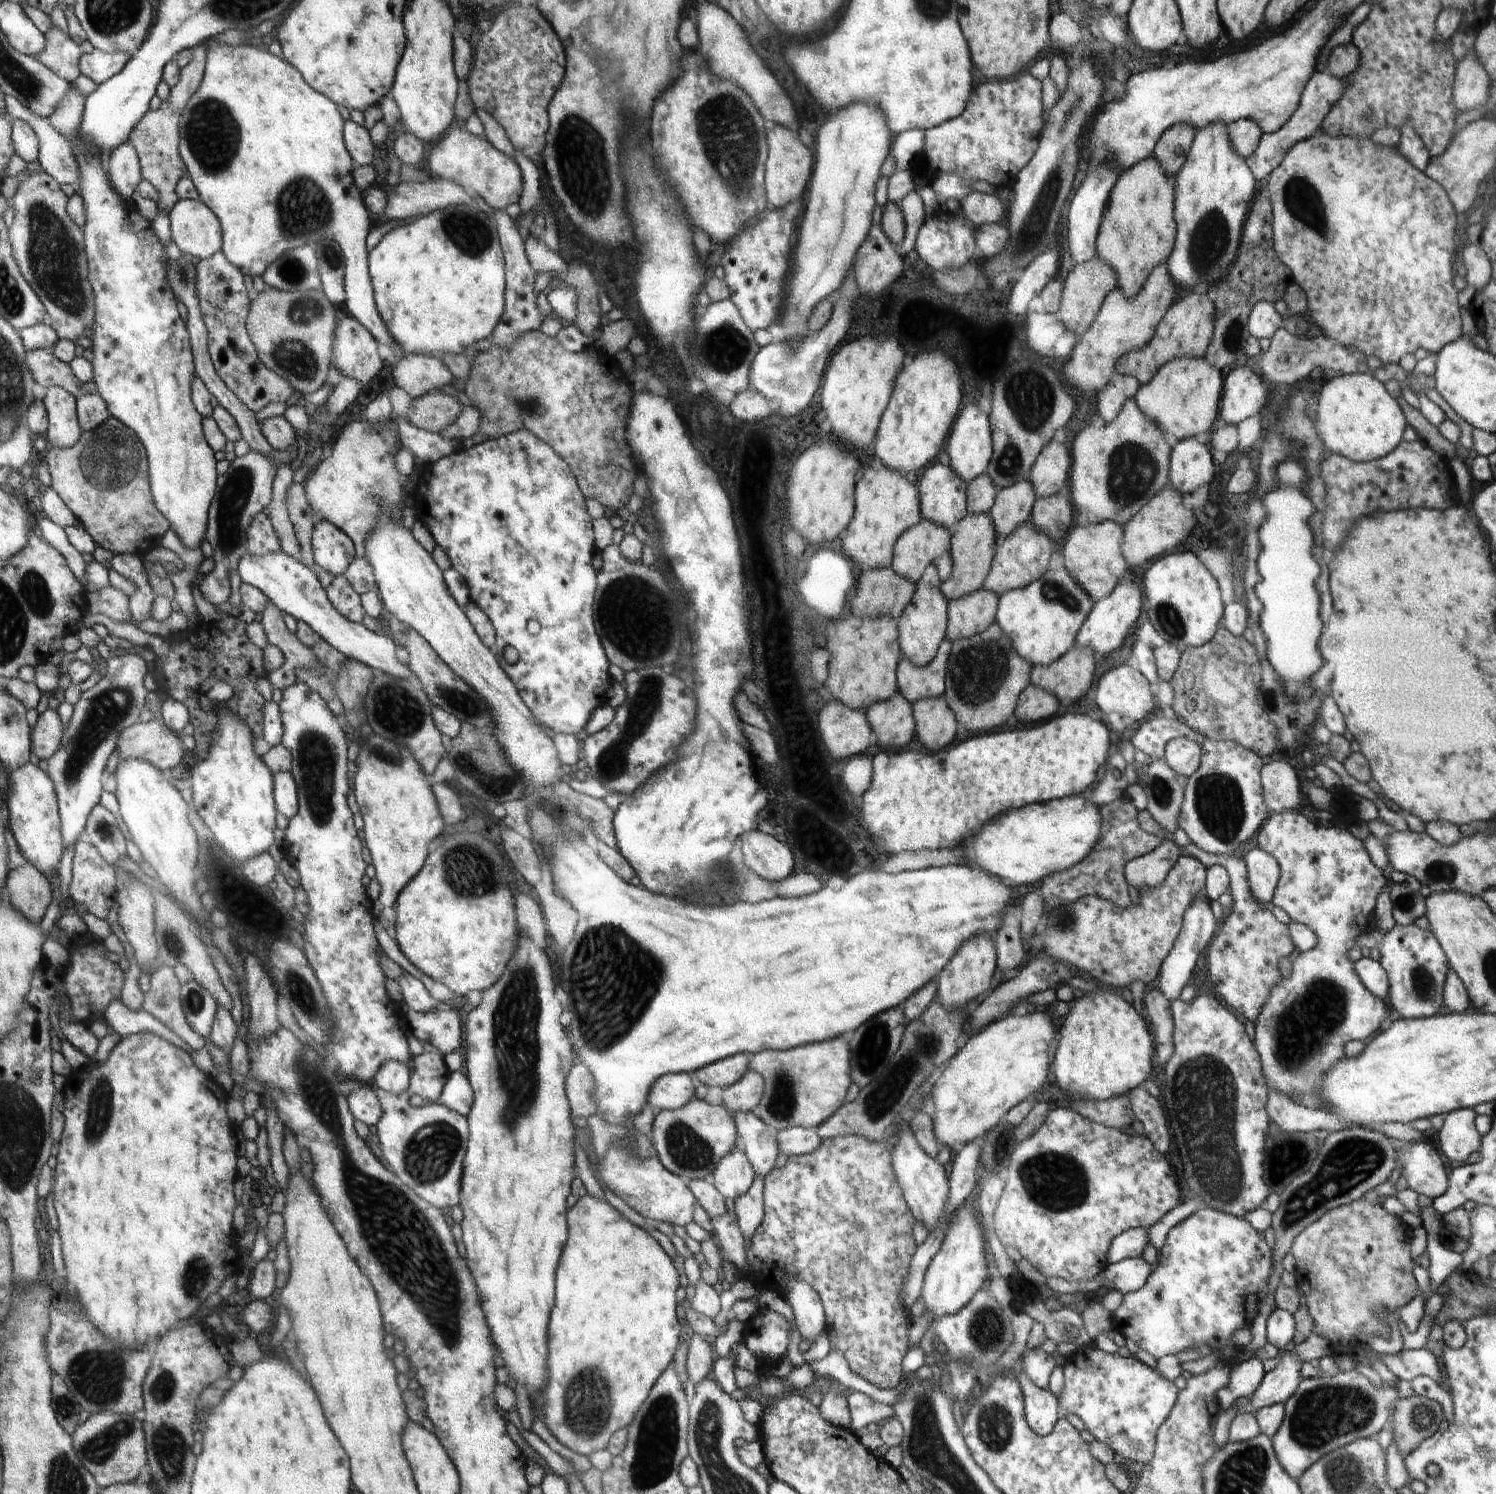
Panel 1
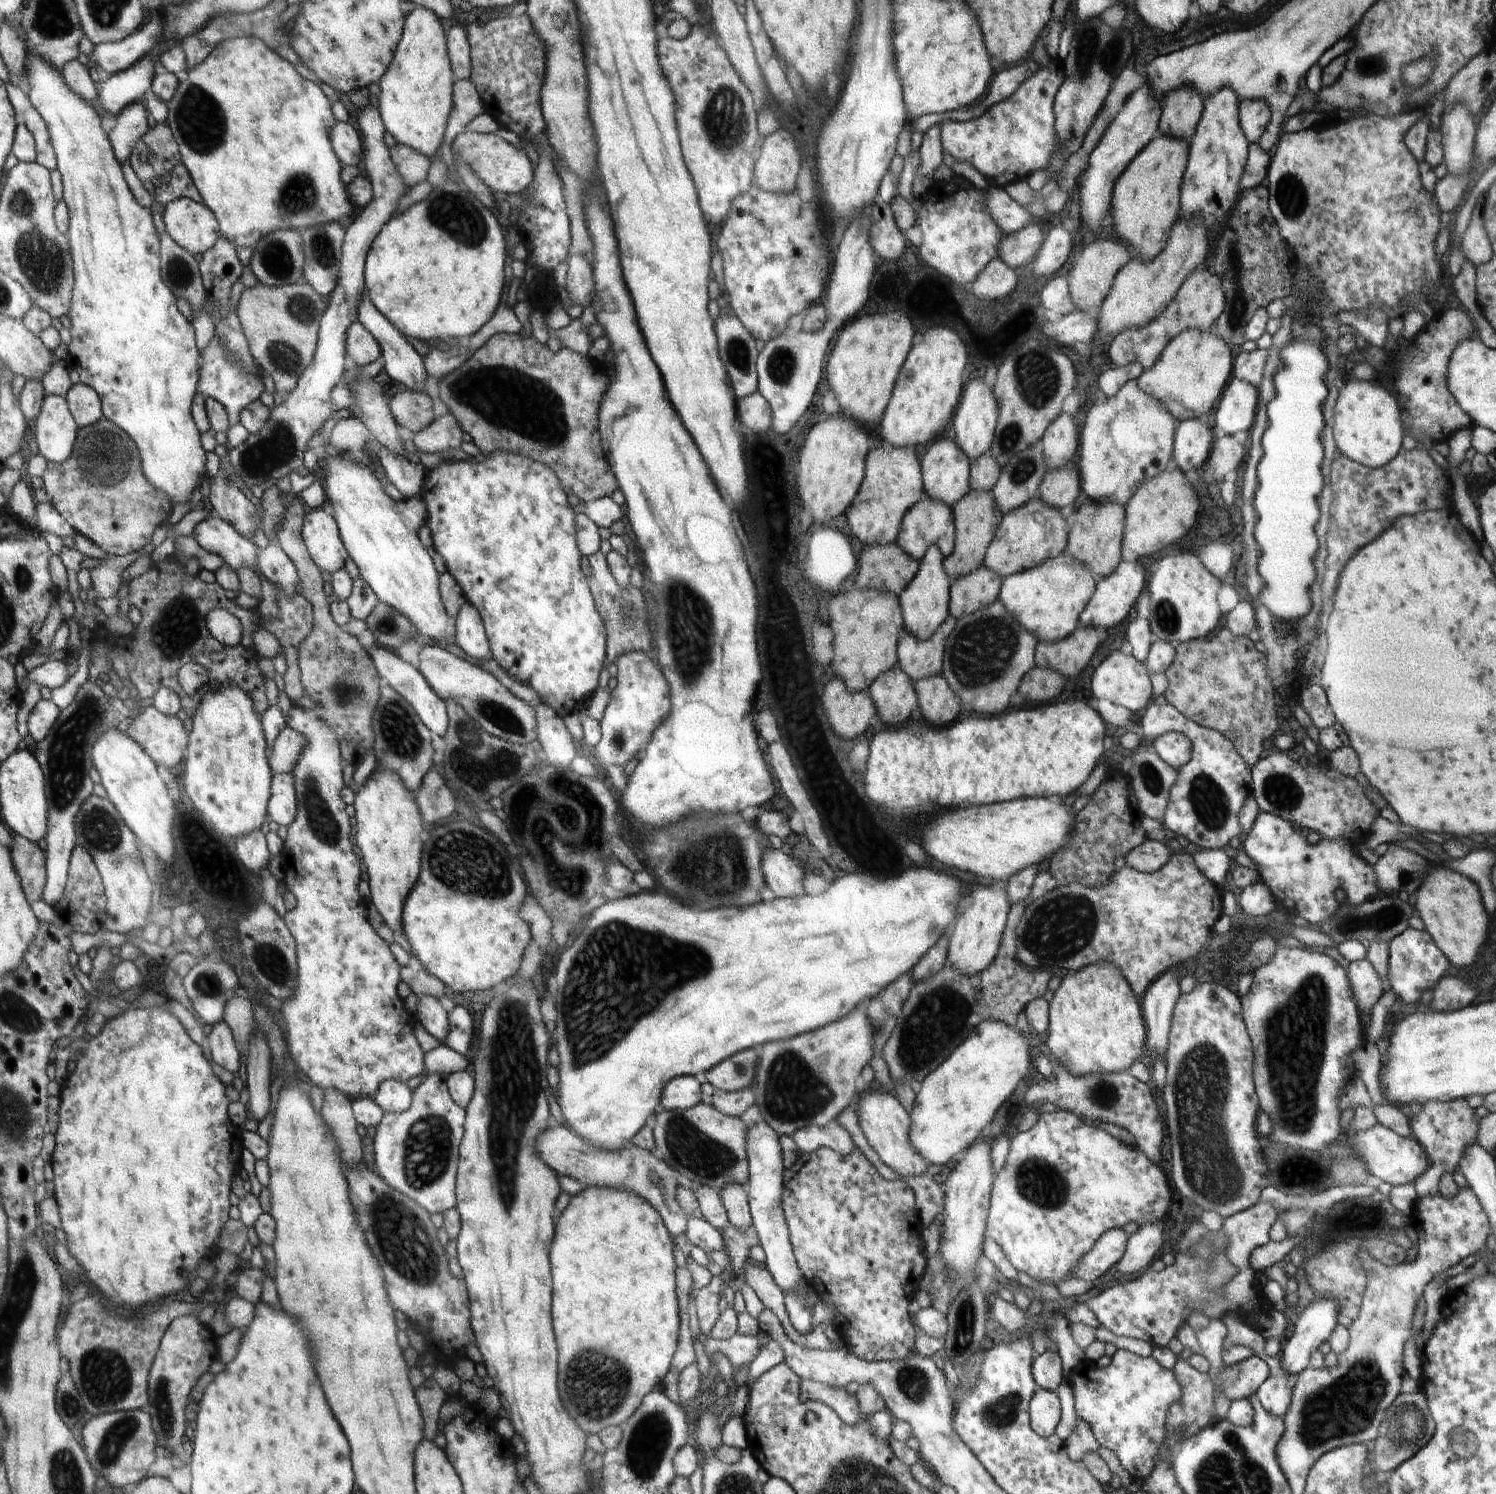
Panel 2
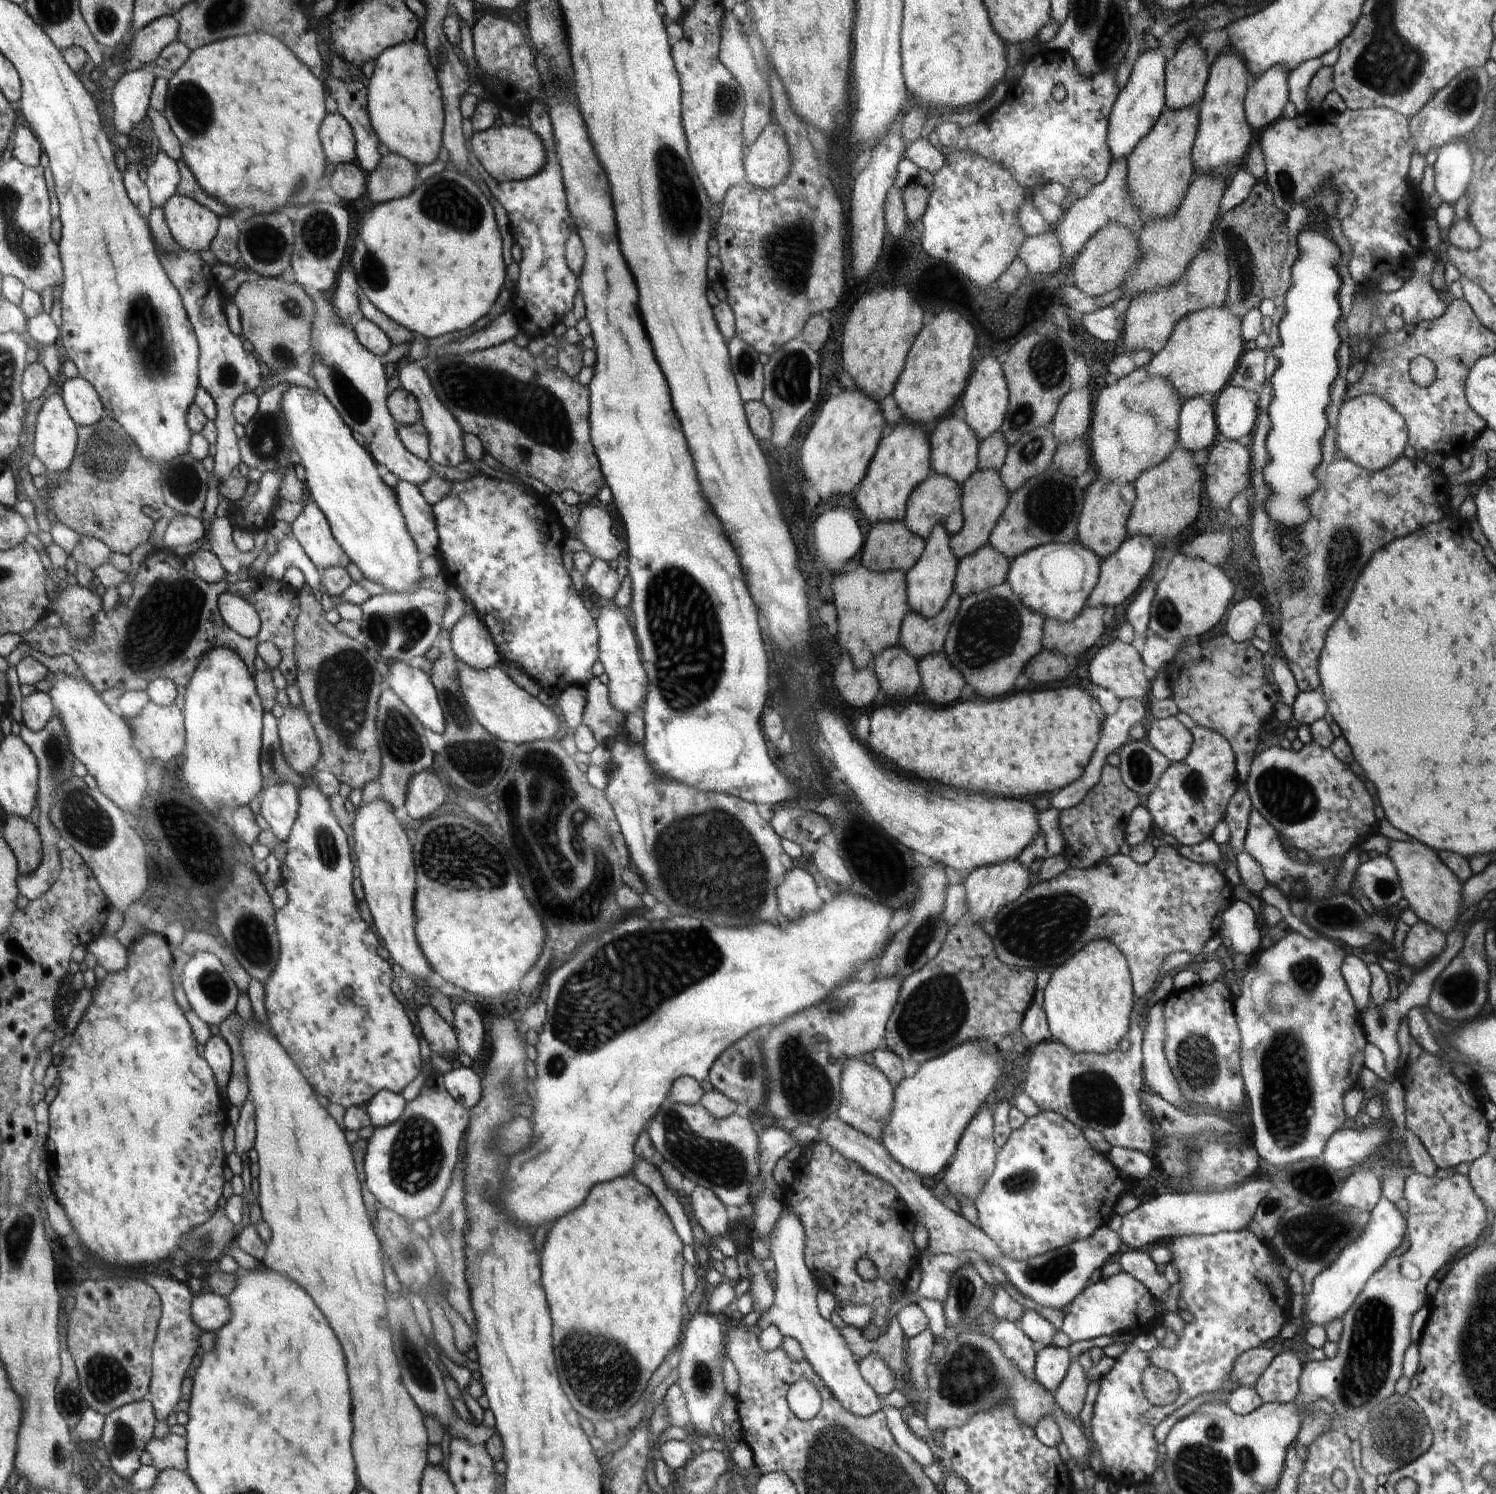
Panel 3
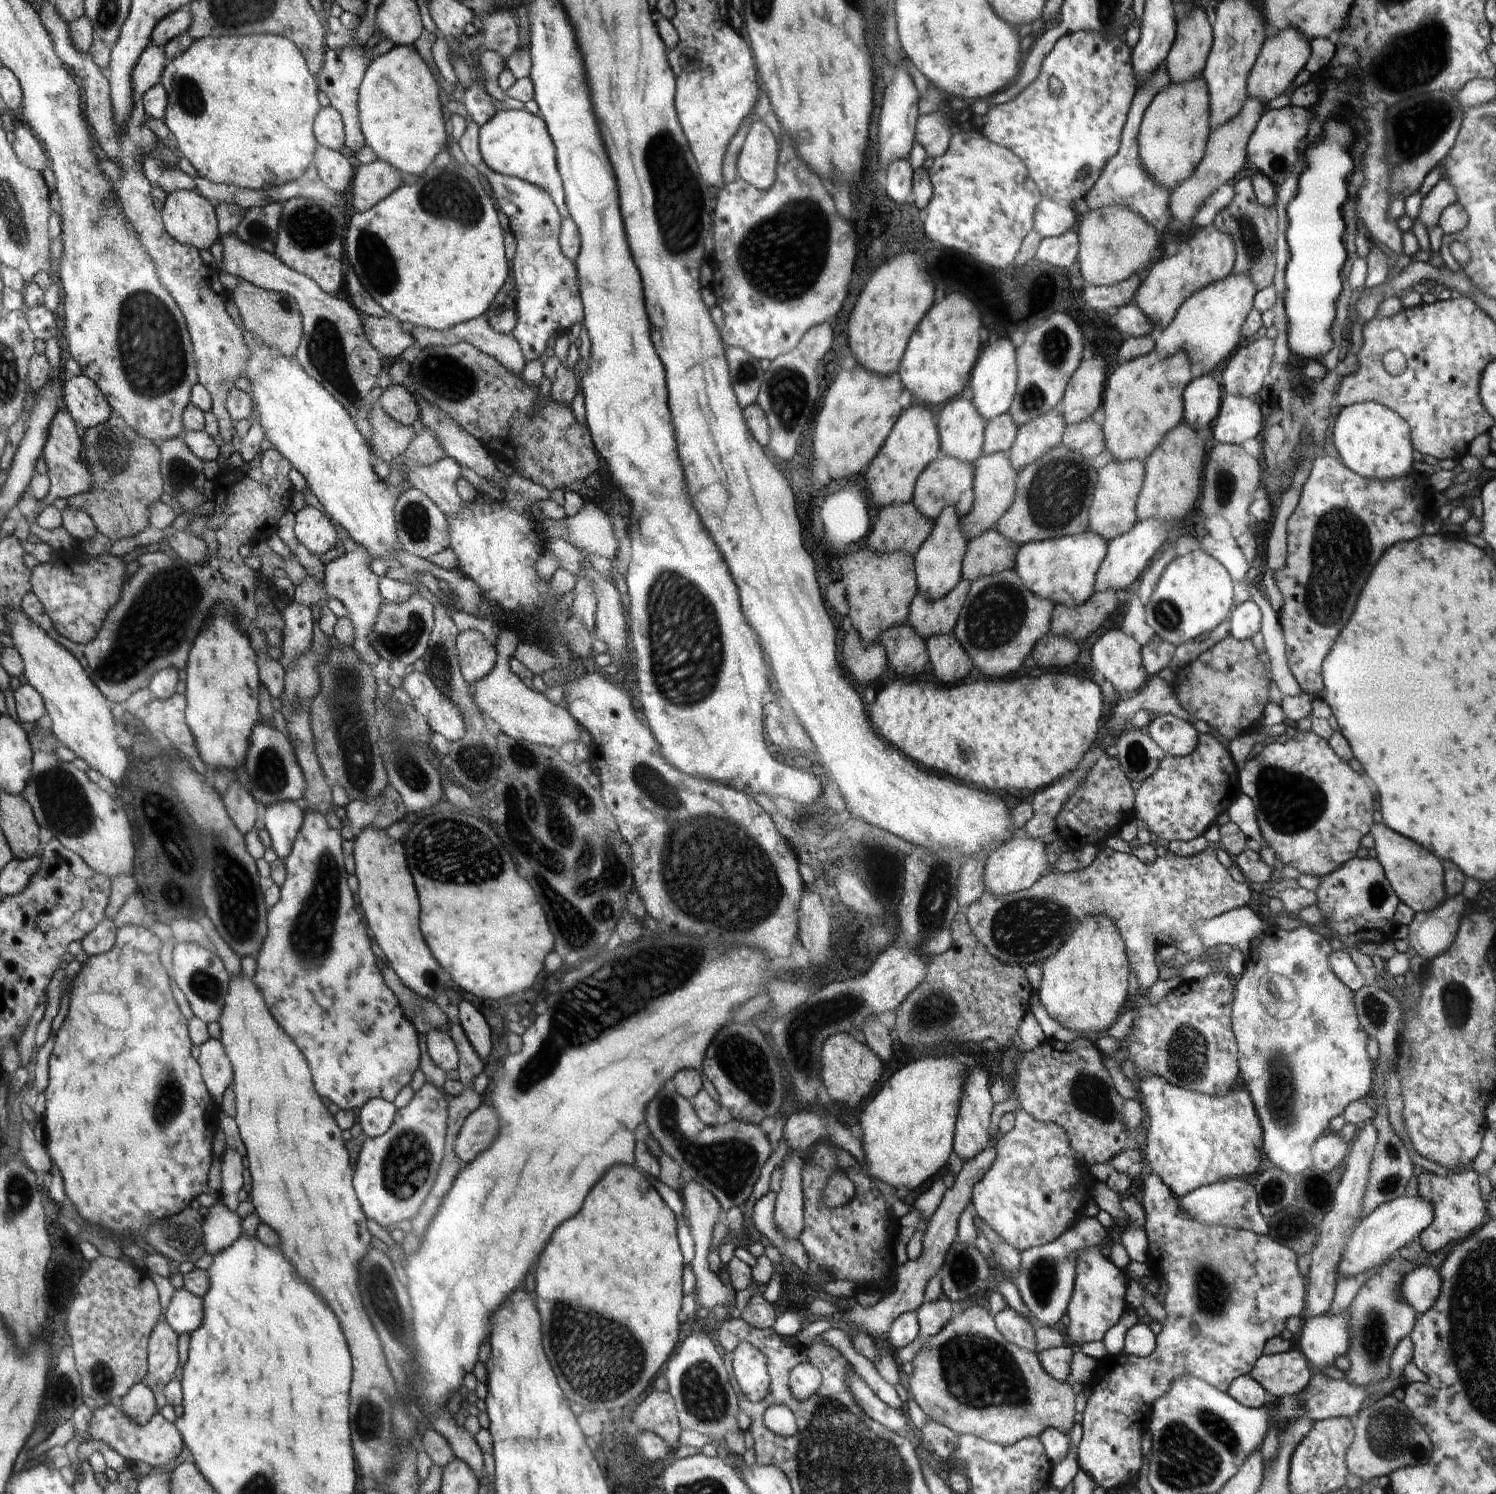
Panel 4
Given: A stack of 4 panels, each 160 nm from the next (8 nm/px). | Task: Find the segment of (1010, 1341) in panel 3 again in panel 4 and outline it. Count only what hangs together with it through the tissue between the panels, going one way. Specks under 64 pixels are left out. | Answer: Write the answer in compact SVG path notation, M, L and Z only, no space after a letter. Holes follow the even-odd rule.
M1008 1306L994 1318L997 1328L1001 1330L1005 1337L1025 1350L1036 1352L1034 1324L1026 1320L1024 1316L1020 1316L1014 1308Z

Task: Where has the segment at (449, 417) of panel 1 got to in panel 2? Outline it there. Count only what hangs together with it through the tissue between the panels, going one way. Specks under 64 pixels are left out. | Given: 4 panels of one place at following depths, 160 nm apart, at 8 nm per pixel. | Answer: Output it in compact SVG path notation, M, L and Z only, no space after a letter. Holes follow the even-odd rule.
M406 389L391 399L389 409L400 426L419 433L434 422L433 403L430 395L423 391Z

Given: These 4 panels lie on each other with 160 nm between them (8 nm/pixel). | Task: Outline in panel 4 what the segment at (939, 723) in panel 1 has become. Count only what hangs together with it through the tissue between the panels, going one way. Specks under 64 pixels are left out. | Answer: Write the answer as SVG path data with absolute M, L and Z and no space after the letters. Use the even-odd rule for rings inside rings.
M953 633L932 636L926 642L932 664L931 674L939 684L954 686L970 674L970 656Z

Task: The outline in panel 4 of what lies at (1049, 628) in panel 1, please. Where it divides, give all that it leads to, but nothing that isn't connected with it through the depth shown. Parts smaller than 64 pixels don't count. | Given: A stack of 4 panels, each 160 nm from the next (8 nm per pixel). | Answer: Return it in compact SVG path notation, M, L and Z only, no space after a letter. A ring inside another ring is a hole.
M1089 529L1079 534L1028 542L1020 547L1014 570L1029 592L1052 600L1054 605L1078 607L1095 592L1097 573L1106 557L1107 544L1106 538Z

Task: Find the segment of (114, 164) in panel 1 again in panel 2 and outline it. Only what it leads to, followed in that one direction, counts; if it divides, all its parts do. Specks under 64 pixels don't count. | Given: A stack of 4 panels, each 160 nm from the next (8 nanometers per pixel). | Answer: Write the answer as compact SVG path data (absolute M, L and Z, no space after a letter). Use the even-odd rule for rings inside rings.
M141 101L126 107L115 122L111 123L109 137L112 141L115 156L122 164L135 153L134 144L149 129L147 114L144 102Z

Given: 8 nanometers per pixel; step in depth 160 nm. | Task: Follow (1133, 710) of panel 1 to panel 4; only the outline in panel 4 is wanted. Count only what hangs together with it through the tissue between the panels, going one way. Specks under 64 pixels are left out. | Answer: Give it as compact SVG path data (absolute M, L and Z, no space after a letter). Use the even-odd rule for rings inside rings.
M1121 628L1104 632L1096 644L1092 646L1092 665L1102 674L1104 680L1110 682L1120 694L1140 691L1149 678L1143 666L1138 640L1135 640L1134 636L1128 636L1122 632Z

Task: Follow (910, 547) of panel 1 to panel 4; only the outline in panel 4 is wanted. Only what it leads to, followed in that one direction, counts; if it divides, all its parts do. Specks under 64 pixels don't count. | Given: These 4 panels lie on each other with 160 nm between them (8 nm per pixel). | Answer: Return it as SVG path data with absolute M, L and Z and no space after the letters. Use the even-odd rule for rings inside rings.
M942 454L941 458L934 460L921 473L921 477L917 480L916 484L916 495L911 502L914 502L921 512L924 512L930 520L935 522L950 504L957 506L961 512L961 518L967 516L973 511L977 502L975 492L976 474L977 468L974 465L974 461L966 462L966 460L958 460L956 456Z

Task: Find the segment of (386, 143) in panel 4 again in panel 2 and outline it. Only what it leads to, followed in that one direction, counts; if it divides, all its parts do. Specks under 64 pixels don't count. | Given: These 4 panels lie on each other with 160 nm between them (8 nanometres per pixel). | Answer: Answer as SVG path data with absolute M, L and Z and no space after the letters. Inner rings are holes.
M411 6L406 27L393 62L382 75L379 104L385 130L400 144L430 158L442 144L448 116L452 110L452 71L446 37L437 13L430 9Z

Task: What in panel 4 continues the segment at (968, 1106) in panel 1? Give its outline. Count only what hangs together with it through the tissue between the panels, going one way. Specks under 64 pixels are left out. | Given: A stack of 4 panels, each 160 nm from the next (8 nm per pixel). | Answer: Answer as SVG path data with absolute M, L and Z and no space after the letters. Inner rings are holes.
M920 1058L907 1064L884 1082L882 1089L863 1104L860 1125L863 1130L862 1149L867 1164L866 1172L874 1179L894 1188L907 1187L910 1192L924 1180L938 1174L952 1154L952 1134L956 1134L957 1116L960 1114L962 1084L965 1084L965 1066L955 1058Z

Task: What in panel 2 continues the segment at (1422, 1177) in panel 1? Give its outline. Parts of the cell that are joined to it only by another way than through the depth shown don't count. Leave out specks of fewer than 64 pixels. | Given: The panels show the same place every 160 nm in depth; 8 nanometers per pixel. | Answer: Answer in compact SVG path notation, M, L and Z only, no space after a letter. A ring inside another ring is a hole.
M1379 1122L1366 1131L1350 1131L1346 1145L1366 1163L1370 1175L1391 1185L1414 1185L1416 1178L1431 1166L1429 1156L1414 1136L1403 1137Z

